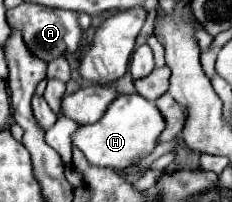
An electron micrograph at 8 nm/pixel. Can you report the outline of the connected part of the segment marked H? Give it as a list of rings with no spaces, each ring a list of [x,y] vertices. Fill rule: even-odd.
[[[139,93],[133,95],[119,95],[105,115],[91,125],[83,125],[73,135],[73,145],[79,147],[87,161],[93,165],[127,169],[133,163],[139,163],[143,157],[153,153],[161,131],[165,129],[165,117],[157,109],[155,103],[147,101]]]

